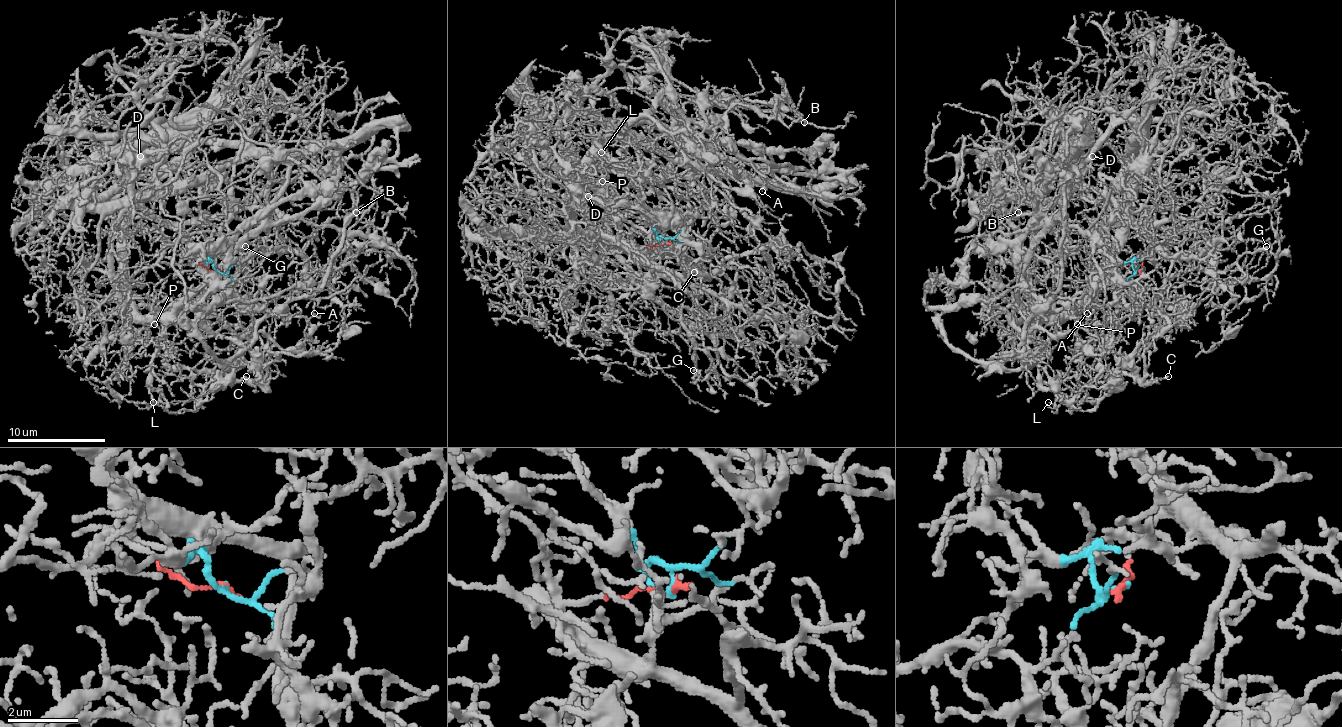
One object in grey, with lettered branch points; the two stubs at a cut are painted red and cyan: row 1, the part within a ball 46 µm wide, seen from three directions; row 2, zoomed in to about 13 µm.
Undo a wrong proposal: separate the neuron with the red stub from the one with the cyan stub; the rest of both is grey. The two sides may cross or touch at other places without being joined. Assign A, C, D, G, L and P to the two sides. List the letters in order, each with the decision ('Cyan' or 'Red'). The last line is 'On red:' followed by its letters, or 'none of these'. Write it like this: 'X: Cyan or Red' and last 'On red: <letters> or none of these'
A: Red
C: Red
D: Red
G: Cyan
L: Red
P: Red
On red: A, C, D, L, P

